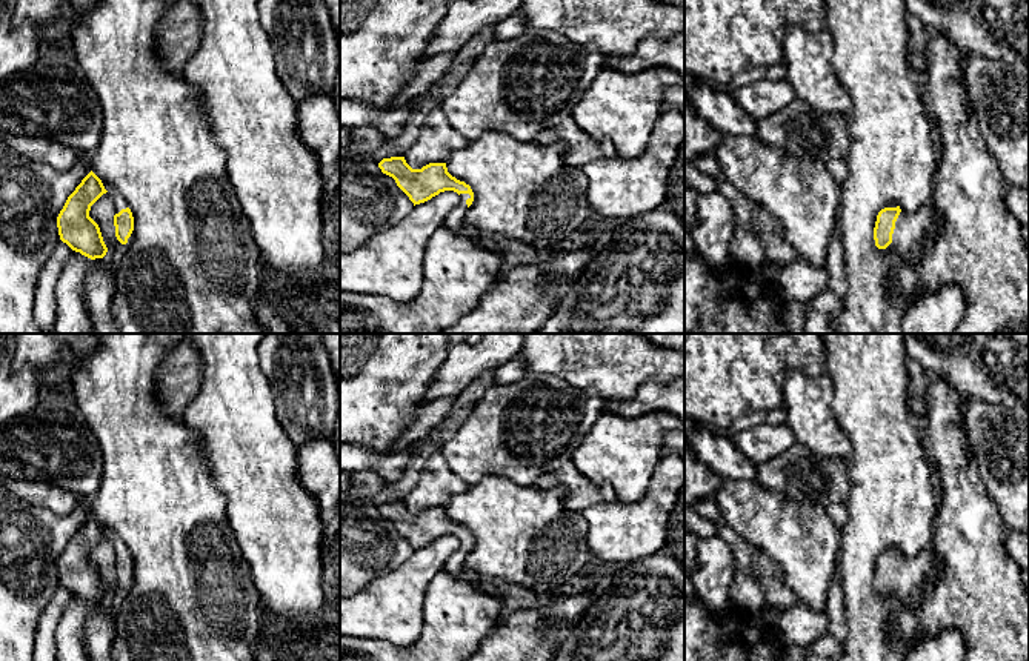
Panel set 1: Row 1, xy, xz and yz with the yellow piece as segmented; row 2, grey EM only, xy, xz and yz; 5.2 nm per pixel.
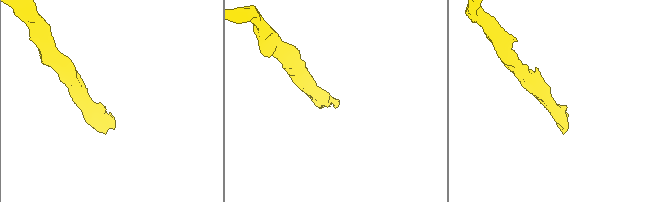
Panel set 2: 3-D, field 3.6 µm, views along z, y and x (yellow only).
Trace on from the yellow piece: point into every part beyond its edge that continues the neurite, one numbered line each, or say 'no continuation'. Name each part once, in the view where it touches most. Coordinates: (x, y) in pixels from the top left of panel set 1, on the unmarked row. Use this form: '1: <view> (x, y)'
1: yz (911, 575)

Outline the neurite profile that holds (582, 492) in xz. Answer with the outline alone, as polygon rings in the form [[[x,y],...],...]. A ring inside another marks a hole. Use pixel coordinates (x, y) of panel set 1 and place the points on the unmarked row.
[[[566,464],[561,469],[541,475],[535,486],[540,489],[551,489],[563,486],[568,493],[563,498],[563,506],[568,510],[583,512],[584,509],[615,501],[615,492],[609,484],[594,484],[575,466]]]

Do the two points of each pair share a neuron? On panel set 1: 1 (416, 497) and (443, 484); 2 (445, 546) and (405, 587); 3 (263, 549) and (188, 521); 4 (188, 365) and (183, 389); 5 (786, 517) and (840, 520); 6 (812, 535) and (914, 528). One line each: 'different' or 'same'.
1: same
2: same
3: different
4: same
5: different
6: different

